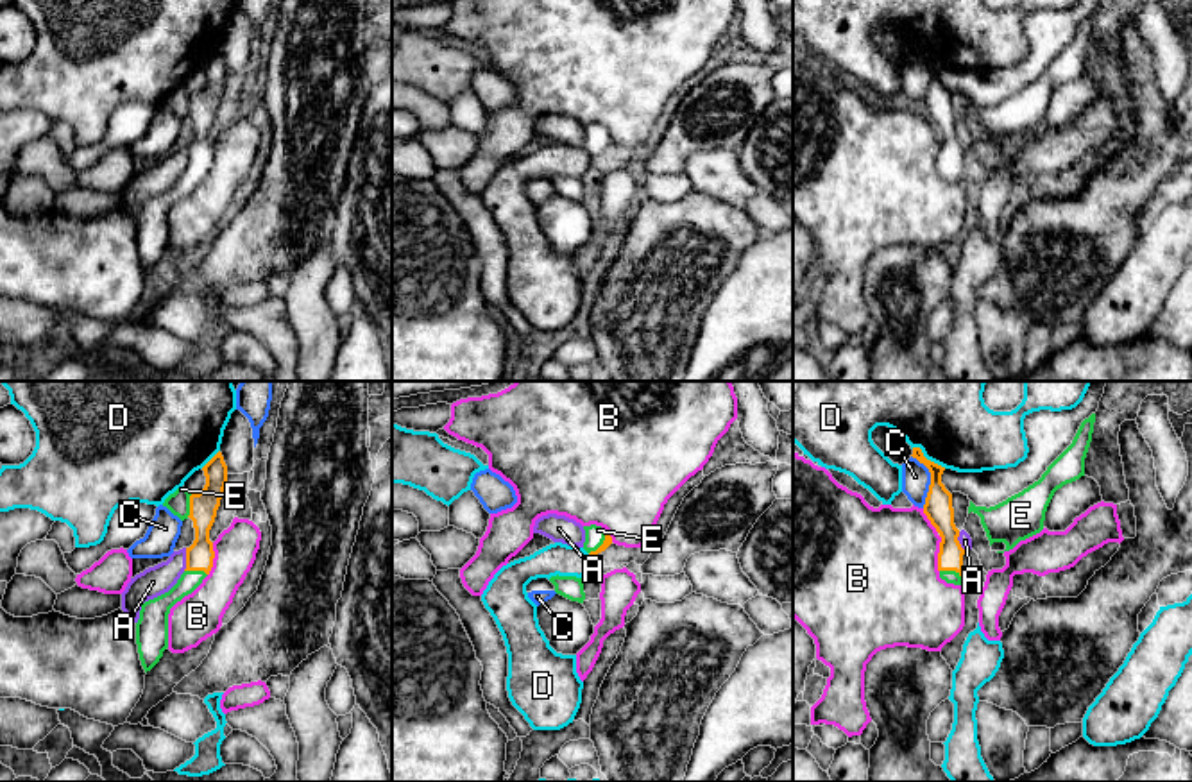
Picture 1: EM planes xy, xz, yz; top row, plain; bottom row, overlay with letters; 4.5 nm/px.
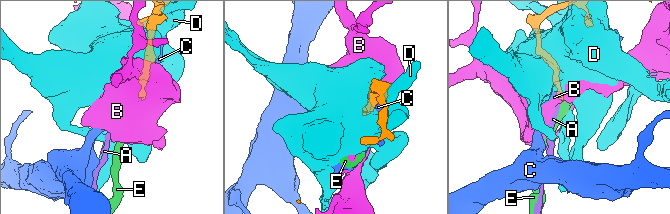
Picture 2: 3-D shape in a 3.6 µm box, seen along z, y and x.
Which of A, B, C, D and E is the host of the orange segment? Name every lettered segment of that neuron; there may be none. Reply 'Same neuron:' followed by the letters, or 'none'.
Same neuron: E

